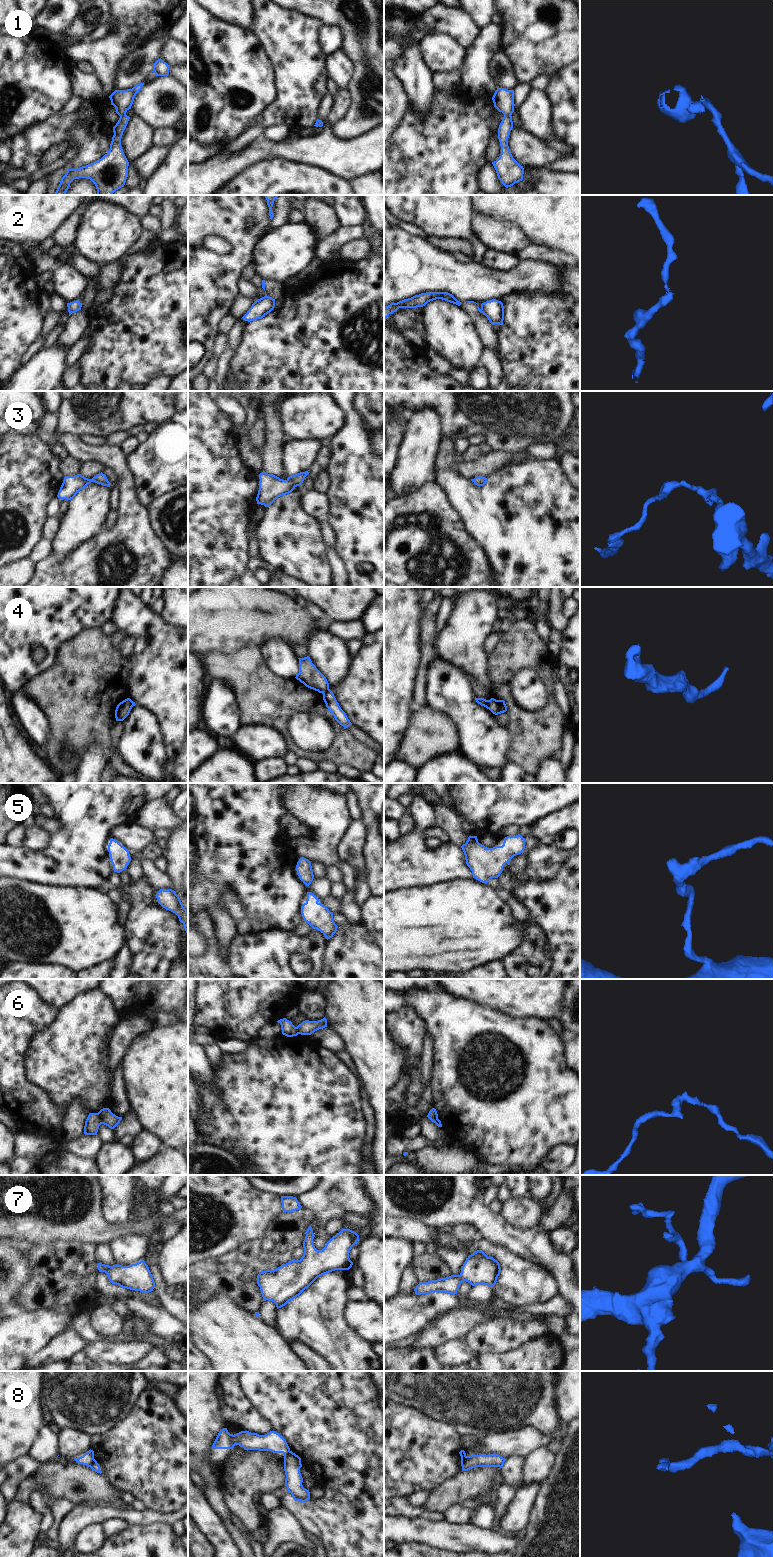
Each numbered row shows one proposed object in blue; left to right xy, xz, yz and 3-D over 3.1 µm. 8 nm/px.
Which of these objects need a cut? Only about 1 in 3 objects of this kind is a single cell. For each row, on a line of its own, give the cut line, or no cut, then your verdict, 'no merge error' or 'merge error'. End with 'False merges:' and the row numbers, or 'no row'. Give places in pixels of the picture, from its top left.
1: no cut | no merge error
2: yz (480, 309), (484, 314) | merge error
3: no cut | no merge error
4: yz (487, 700), (488, 708) | merge error
5: no cut | no merge error
6: xy (96, 1113), (102, 1123) | merge error
7: no cut | no merge error
8: yz (466, 1456), (461, 1465) | merge error
False merges: 2, 4, 6, 8

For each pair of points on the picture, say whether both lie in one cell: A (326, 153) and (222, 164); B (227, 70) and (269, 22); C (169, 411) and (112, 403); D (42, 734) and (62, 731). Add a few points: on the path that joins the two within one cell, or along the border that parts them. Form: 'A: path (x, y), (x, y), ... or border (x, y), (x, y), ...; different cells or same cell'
A: path (300, 150), (257, 150), (248, 156); same cell
B: border (250, 30), (257, 38), (267, 58); different cells
C: path (155, 403), (126, 403); same cell
D: border (43, 711), (49, 725), (50, 737), (40, 752); different cells

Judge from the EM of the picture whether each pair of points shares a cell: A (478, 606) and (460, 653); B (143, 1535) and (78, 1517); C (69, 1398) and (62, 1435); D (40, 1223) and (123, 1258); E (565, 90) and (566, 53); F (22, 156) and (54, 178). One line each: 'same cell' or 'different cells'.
A: same cell
B: different cells
C: different cells
D: different cells
E: different cells
F: same cell

